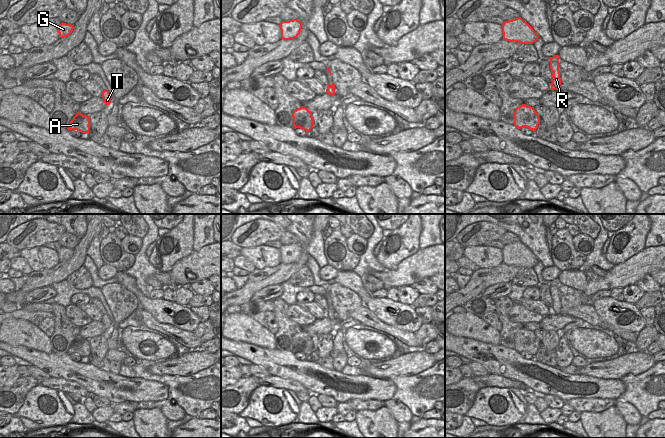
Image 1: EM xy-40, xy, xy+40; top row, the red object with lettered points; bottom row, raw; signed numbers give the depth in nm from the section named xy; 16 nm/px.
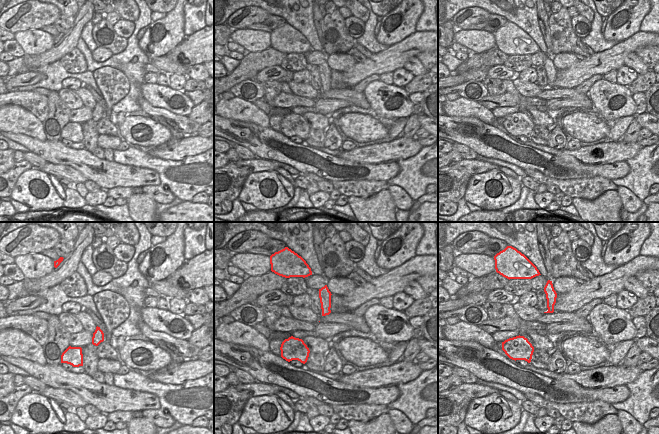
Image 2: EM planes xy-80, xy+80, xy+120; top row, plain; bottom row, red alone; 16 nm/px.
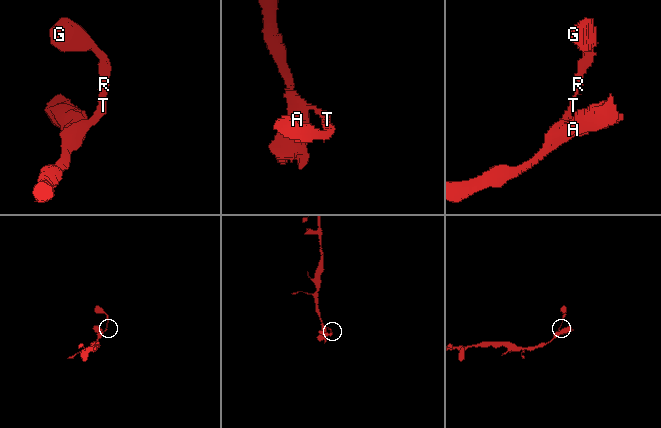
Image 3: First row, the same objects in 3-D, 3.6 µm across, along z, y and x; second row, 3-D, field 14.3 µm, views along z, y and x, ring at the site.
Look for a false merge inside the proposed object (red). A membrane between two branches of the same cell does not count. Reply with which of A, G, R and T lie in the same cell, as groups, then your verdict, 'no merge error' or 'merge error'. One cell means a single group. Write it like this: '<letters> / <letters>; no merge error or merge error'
A G R T; no merge error

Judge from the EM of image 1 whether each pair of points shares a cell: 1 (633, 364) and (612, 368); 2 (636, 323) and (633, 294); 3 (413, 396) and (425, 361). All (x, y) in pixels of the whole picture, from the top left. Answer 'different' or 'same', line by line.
1: same
2: different
3: different

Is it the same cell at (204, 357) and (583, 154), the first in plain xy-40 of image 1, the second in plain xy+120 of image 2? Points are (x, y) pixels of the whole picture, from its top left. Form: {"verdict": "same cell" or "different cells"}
{"verdict": "same cell"}

